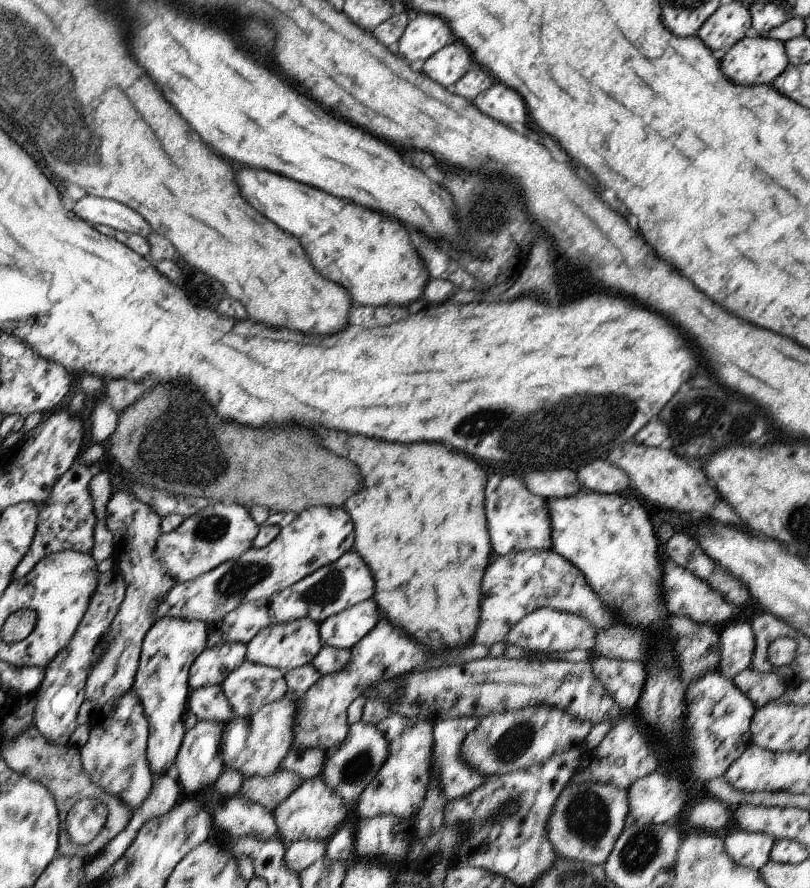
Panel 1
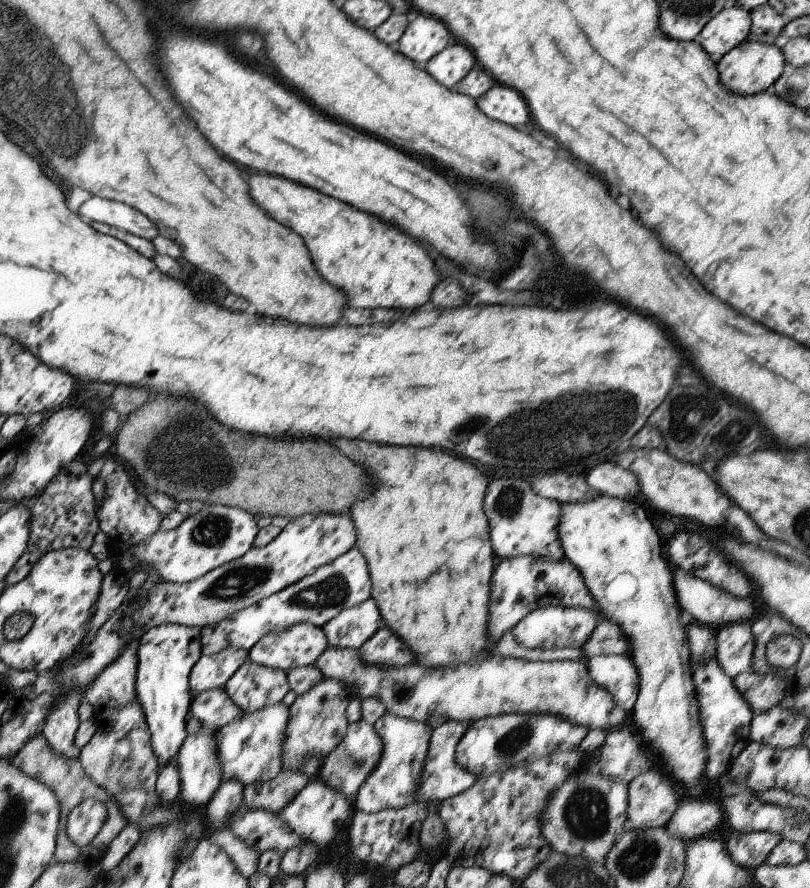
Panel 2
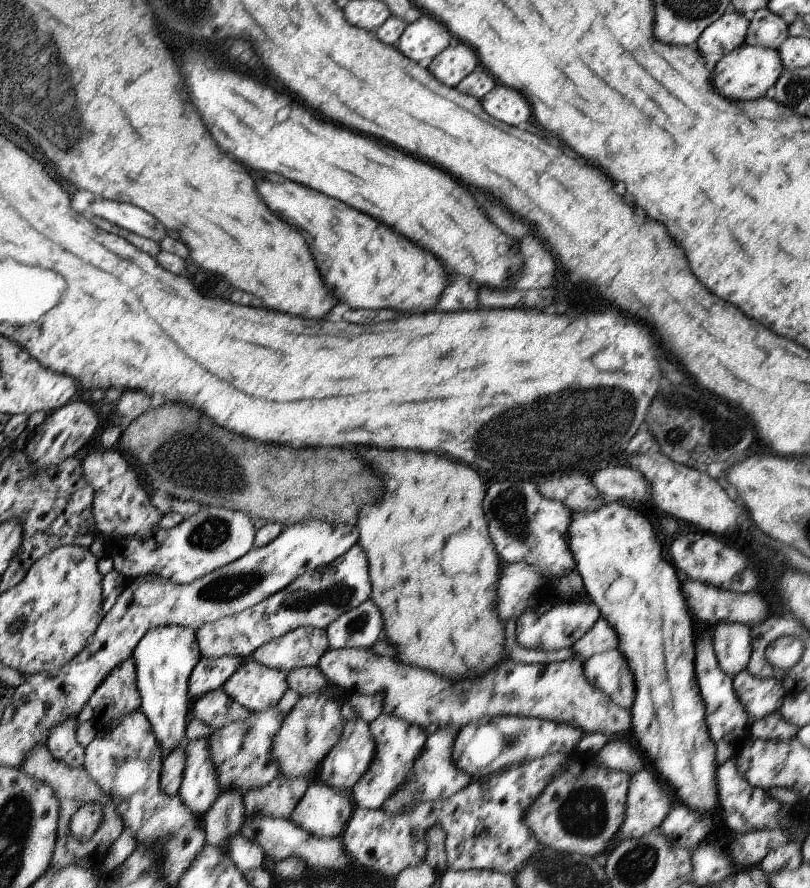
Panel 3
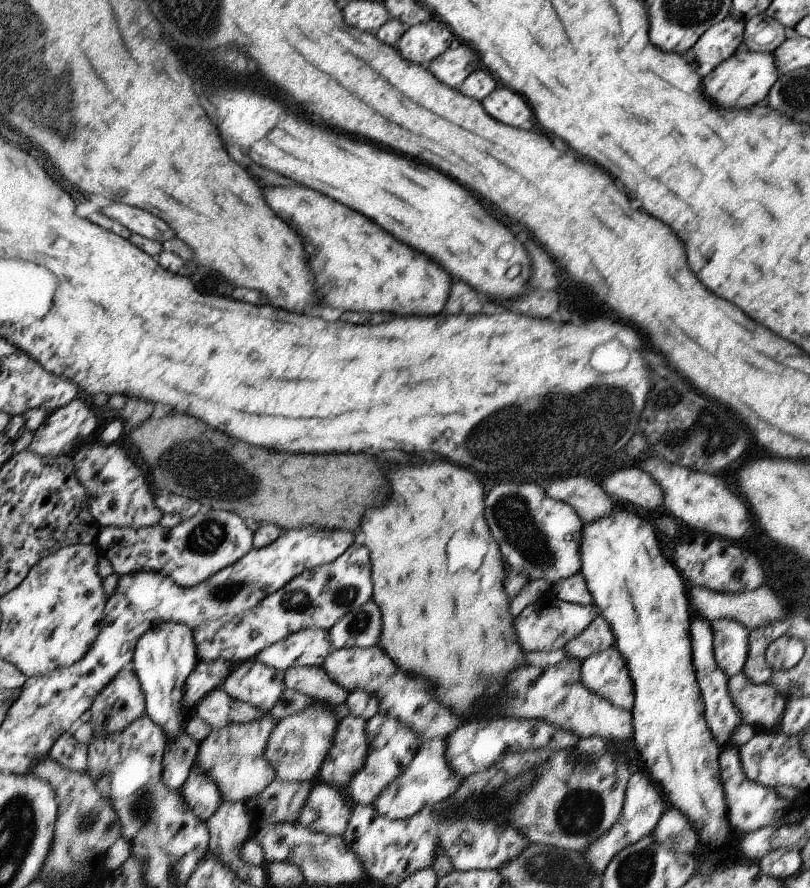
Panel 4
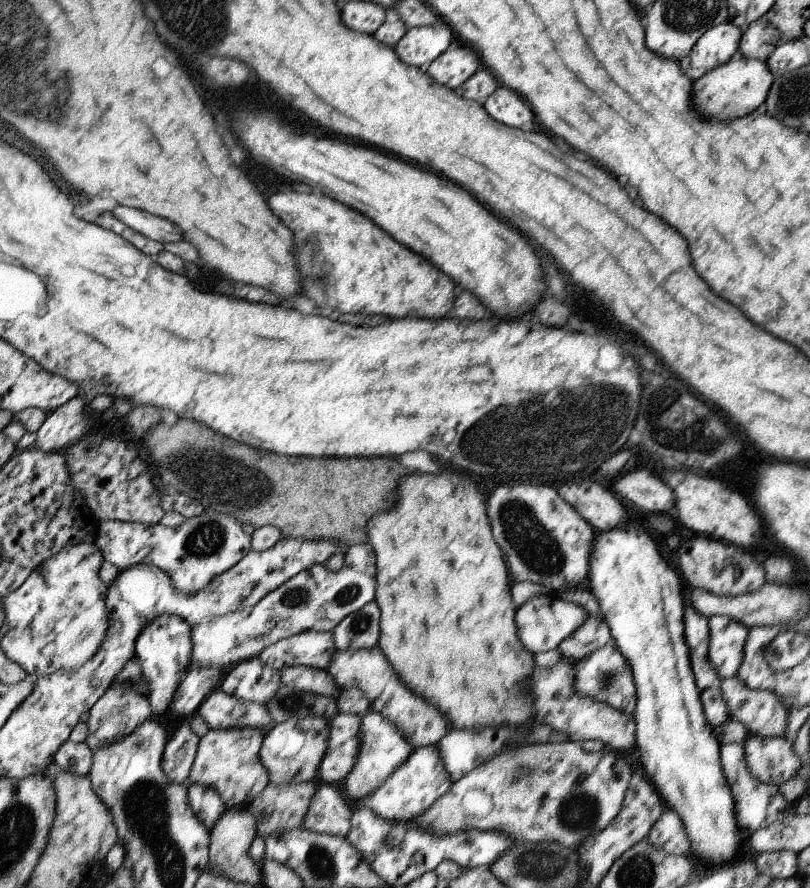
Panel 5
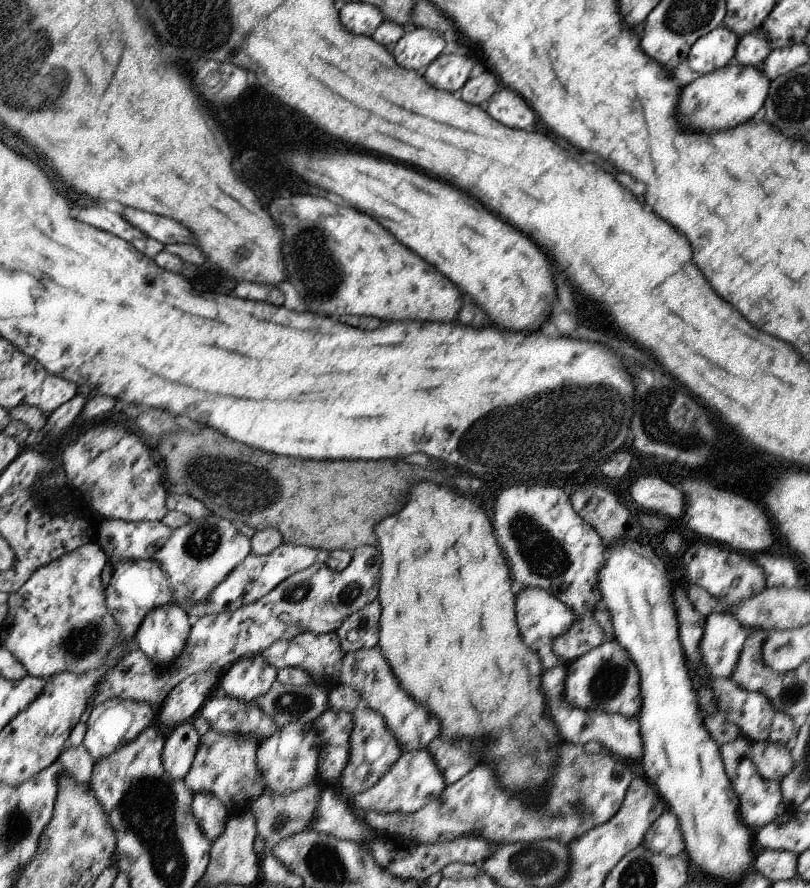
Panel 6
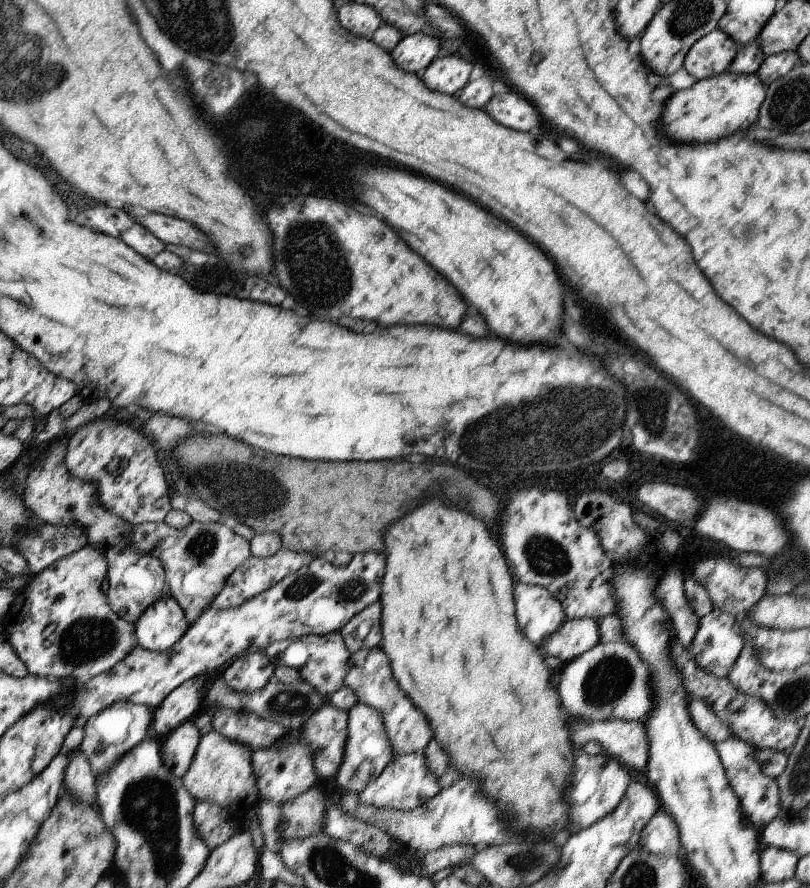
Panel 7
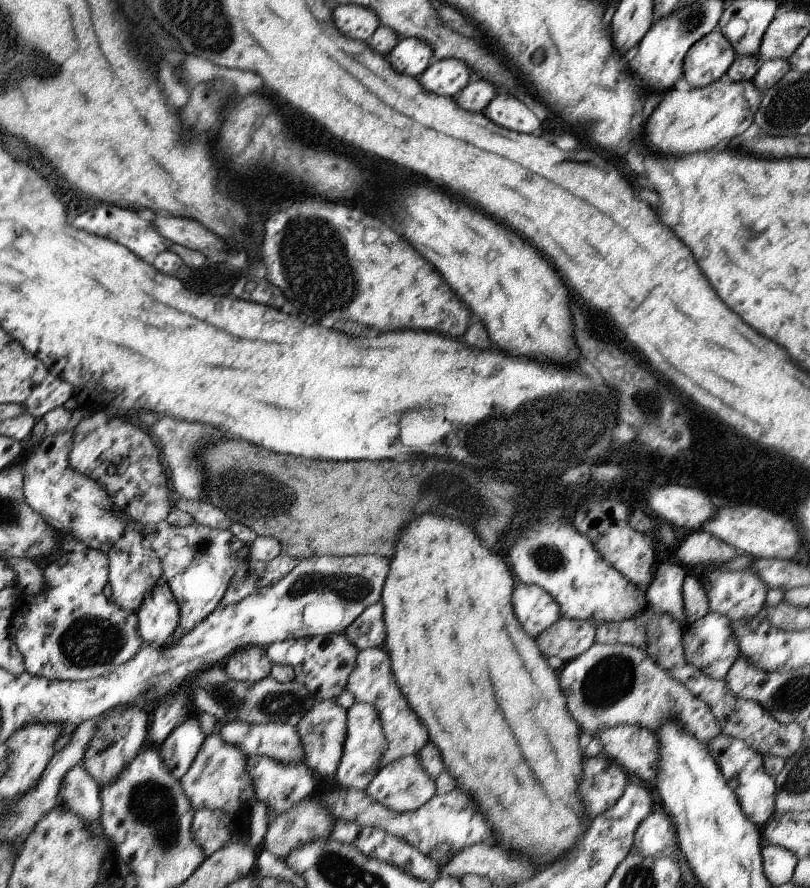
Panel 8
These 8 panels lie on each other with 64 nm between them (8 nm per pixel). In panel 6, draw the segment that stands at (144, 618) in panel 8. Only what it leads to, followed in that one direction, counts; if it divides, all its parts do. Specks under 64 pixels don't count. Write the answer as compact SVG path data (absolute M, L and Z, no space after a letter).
M178 604L159 607L145 617L133 646L164 673L185 652L192 623Z

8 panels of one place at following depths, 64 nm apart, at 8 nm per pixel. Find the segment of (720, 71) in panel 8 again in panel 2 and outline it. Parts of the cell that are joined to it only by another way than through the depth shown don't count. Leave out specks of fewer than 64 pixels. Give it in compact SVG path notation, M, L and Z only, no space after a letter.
M735 5L714 16L694 40L714 62L718 62L732 48L747 40L750 27L751 14Z

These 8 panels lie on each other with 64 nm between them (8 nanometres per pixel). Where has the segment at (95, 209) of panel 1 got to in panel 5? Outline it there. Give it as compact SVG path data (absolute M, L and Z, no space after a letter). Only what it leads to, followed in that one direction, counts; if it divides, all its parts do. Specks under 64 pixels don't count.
M116 206L112 210L112 214L114 214L114 218L124 222L134 232L140 232L142 236L150 236L150 240L158 240L164 244L182 240L180 230L160 216L152 216L148 212L142 212L136 208L126 208L126 206Z

